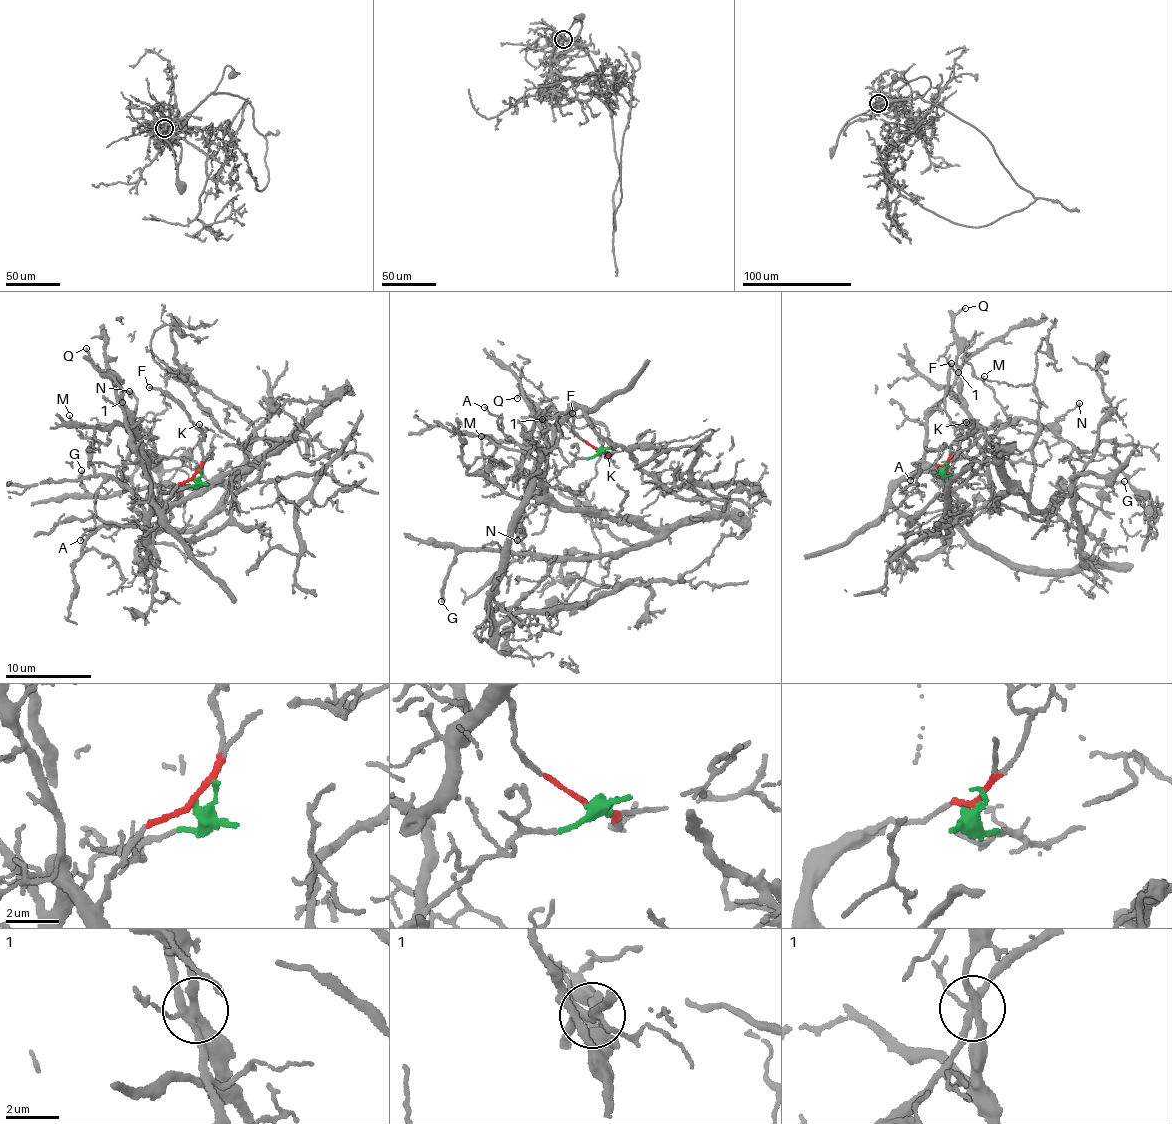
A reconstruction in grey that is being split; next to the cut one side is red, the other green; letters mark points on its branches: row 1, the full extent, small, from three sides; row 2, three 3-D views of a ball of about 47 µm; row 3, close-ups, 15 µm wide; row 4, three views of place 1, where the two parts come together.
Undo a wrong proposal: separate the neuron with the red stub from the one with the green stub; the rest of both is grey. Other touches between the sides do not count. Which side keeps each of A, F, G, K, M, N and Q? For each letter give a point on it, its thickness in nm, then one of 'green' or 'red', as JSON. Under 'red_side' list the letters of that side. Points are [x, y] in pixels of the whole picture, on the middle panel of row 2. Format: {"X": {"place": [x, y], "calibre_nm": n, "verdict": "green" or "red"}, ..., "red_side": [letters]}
{"A": {"place": [484, 407], "calibre_nm": 130, "verdict": "red"}, "F": {"place": [572, 413], "calibre_nm": 180, "verdict": "red"}, "G": {"place": [441, 601], "calibre_nm": 190, "verdict": "green"}, "K": {"place": [608, 455], "calibre_nm": 140, "verdict": "red"}, "M": {"place": [481, 436], "calibre_nm": 130, "verdict": "red"}, "N": {"place": [517, 540], "calibre_nm": 110, "verdict": "red"}, "Q": {"place": [517, 398], "calibre_nm": 160, "verdict": "green"}, "red_side": ["A", "F", "K", "M", "N"]}

